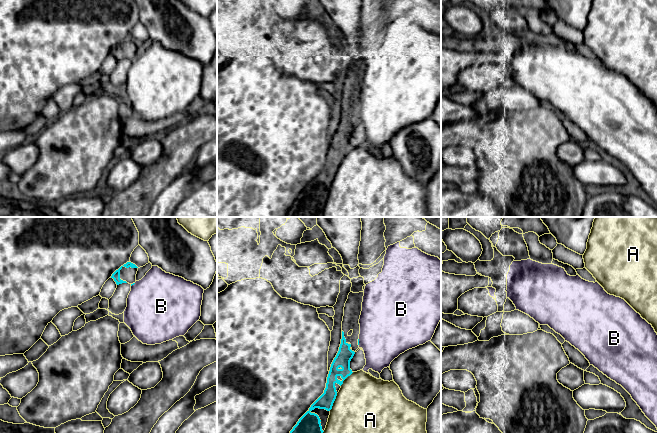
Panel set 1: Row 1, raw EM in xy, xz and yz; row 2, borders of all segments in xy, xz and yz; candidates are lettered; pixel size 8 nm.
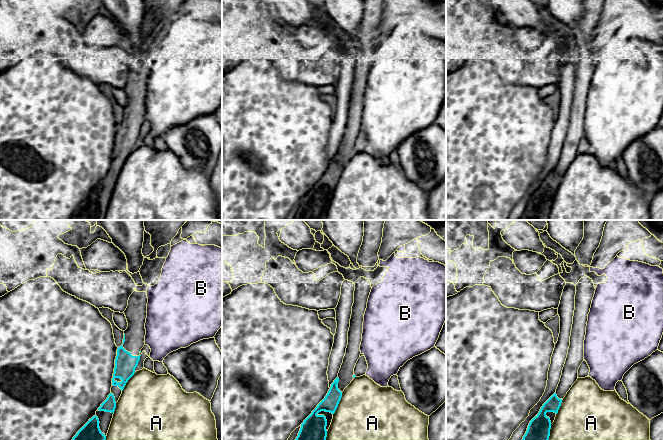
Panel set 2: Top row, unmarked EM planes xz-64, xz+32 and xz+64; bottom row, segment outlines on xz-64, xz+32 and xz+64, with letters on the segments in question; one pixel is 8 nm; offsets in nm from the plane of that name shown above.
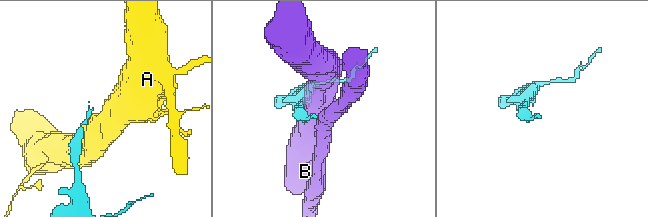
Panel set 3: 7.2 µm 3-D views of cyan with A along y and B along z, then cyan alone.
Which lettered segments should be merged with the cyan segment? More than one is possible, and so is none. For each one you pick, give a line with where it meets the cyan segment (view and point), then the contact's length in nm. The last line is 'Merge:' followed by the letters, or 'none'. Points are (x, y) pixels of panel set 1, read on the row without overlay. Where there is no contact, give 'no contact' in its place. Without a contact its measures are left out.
Merge: none

